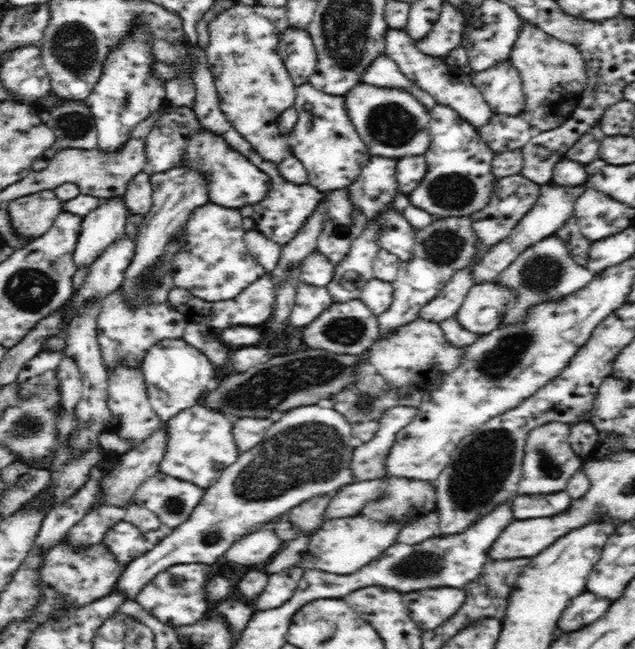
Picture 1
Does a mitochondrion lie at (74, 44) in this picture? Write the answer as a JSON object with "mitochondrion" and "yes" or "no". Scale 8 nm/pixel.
{"mitochondrion":"yes"}

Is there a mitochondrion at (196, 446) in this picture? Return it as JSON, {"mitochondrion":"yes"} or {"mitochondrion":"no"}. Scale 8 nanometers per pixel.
{"mitochondrion":"no"}

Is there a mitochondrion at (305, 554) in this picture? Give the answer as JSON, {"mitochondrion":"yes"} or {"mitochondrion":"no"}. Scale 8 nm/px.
{"mitochondrion":"no"}

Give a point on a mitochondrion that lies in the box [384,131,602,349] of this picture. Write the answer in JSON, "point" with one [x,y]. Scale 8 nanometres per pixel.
{"point":[453,191]}

